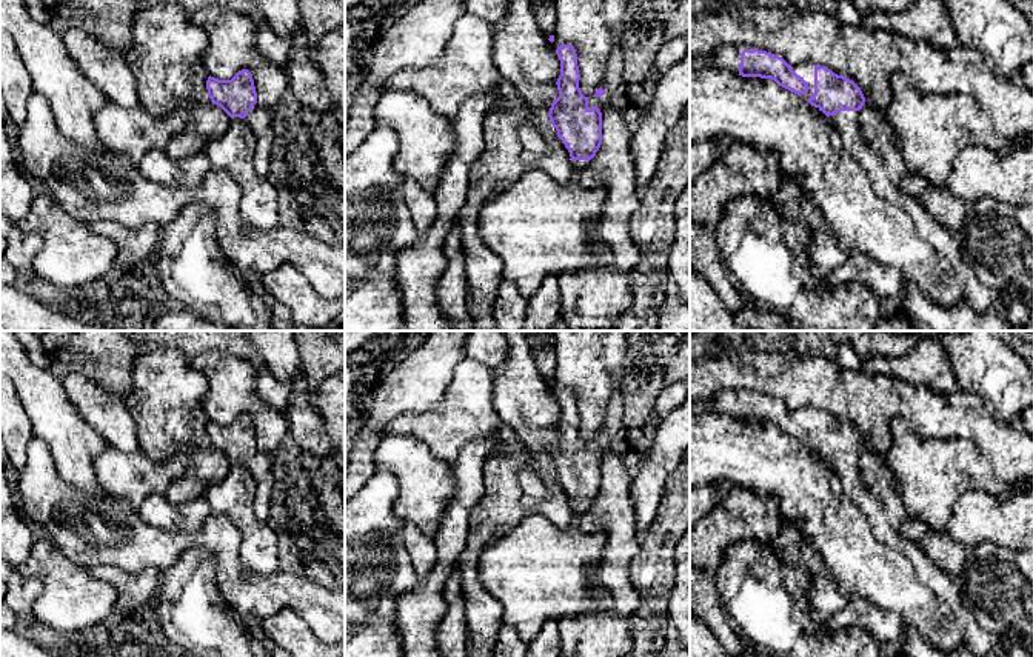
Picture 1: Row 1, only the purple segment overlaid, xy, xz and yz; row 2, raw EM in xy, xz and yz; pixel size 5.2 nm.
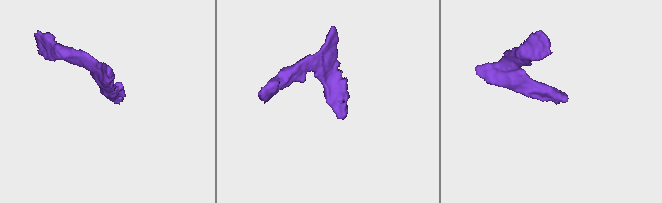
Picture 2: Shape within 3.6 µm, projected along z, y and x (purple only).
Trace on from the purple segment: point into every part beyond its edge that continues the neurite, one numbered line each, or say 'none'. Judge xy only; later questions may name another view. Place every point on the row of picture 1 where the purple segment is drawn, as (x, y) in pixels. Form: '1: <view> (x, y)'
1: xy (259, 120)

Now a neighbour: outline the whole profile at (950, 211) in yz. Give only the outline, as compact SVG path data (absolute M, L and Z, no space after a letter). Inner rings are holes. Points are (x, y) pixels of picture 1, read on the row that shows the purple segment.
M911 174L902 177L901 186L905 194L918 200L941 226L959 237L965 225L968 200L954 195L947 185L936 186Z

